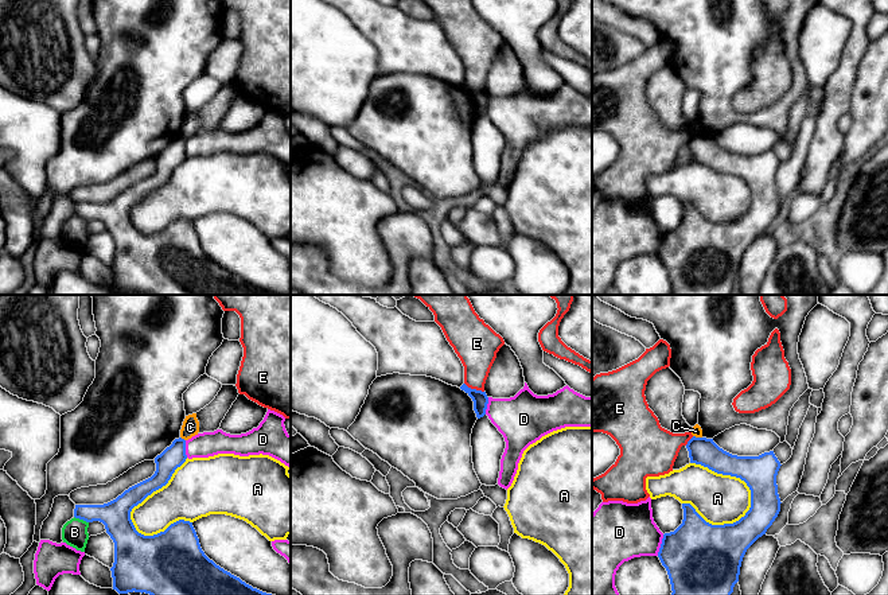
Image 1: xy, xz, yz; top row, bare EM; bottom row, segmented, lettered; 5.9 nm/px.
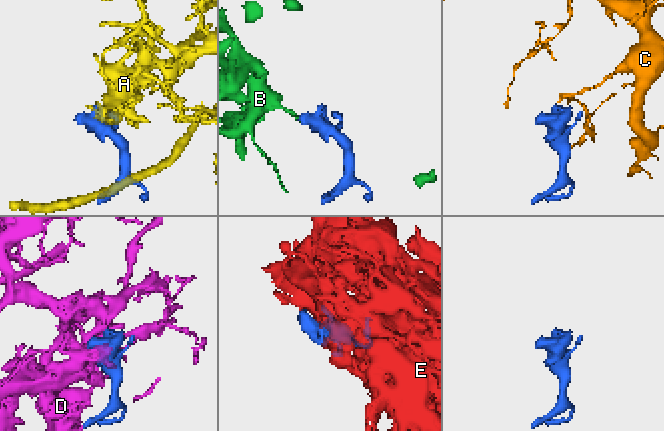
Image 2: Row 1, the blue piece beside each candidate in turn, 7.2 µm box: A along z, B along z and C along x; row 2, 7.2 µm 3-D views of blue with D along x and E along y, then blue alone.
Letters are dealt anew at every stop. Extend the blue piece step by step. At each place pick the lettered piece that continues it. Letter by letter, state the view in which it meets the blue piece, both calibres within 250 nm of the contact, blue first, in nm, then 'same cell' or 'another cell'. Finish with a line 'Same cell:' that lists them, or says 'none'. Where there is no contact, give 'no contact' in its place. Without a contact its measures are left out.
A: meets blue in yz; 200 nm thick on the blue side, 300 nm on the other; another cell
B: meets blue in xy; 180 nm thick on the blue side, 160 nm on the other; another cell
C: meets blue in yz; 160 nm thick on the blue side, 60 nm on the other; another cell
D: meets blue in yz; 420 nm thick on the blue side, 340 nm on the other; another cell
E: meets blue in xz; 90 nm thick on the blue side, 240 nm on the other; another cell
Same cell: none

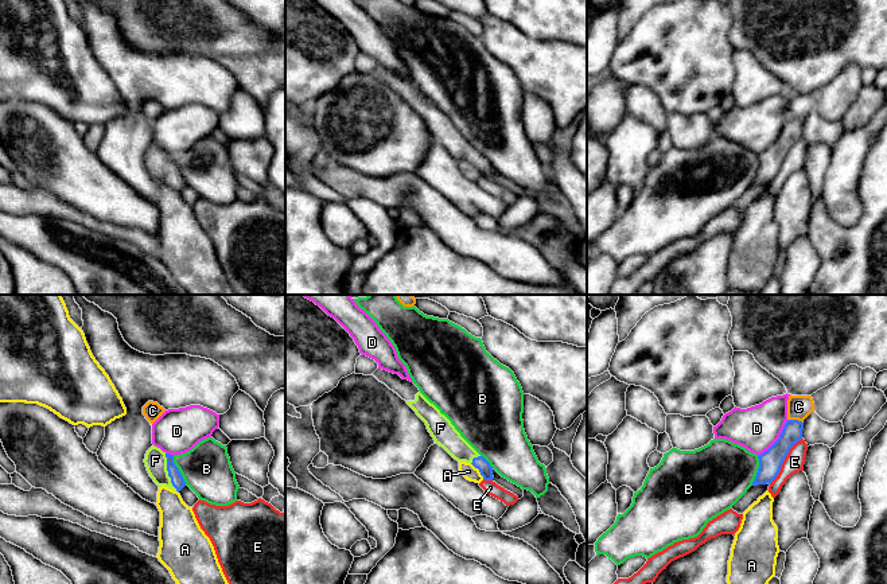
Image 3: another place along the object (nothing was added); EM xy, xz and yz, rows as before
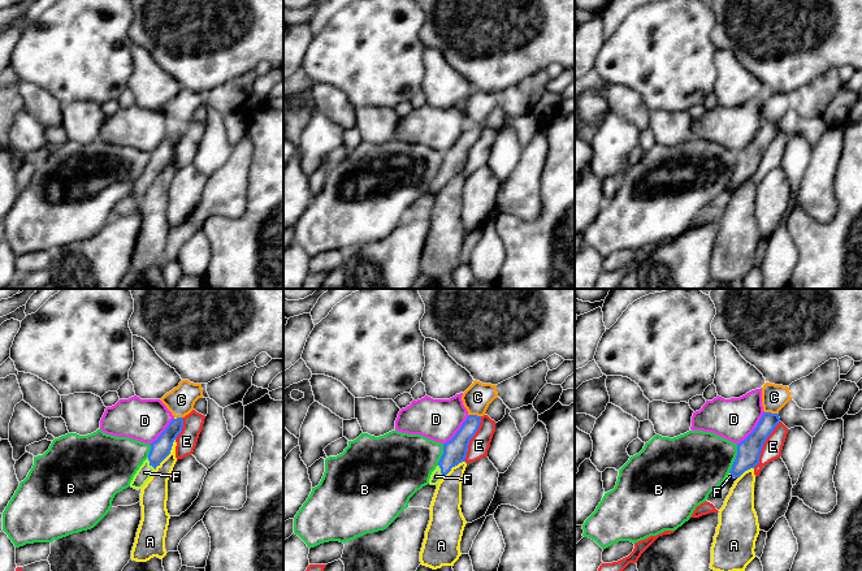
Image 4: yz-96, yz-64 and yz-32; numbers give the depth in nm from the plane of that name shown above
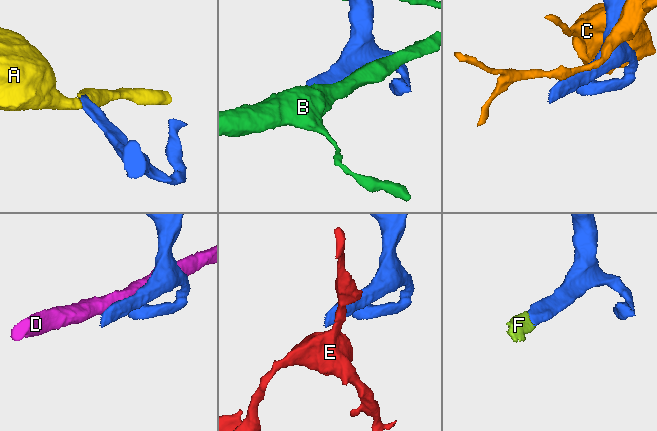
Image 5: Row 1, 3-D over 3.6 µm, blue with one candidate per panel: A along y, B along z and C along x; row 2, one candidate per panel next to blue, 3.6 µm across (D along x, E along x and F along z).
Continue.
A: meets blue in xz; 80 nm thick on the blue side, 90 nm on the other; another cell
B: meets blue in xy; 80 nm thick on the blue side, 300 nm on the other; another cell
C: meets blue in yz; 120 nm thick on the blue side, 140 nm on the other; another cell
D: meets blue in yz; 140 nm thick on the blue side, 260 nm on the other; another cell
E: meets blue in yz; 140 nm thick on the blue side, 120 nm on the other; another cell
F: meets blue in xy; 80 nm thick on the blue side, 130 nm on the other; same cell
Same cell: F

